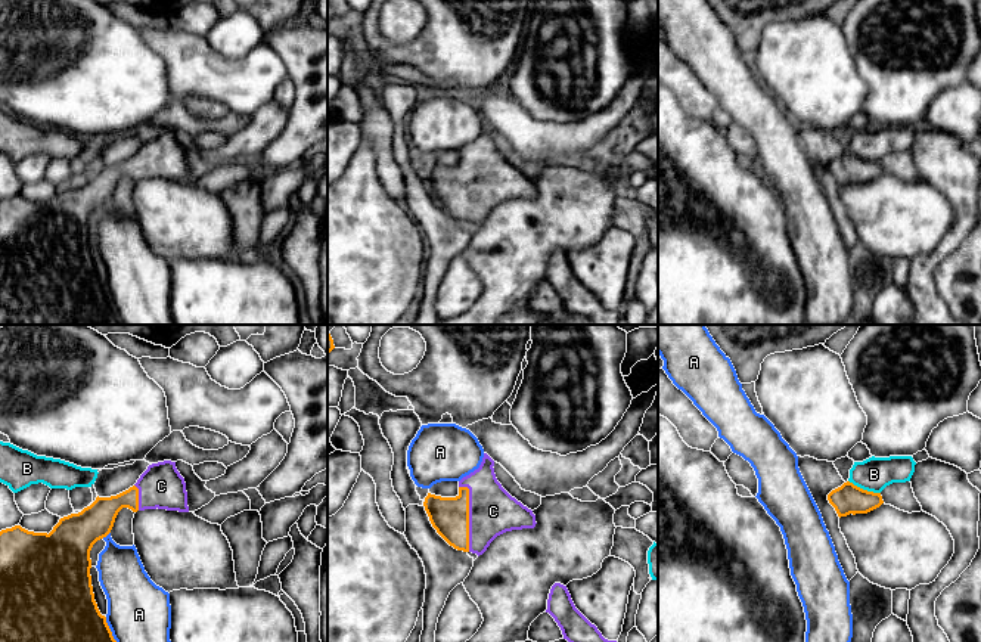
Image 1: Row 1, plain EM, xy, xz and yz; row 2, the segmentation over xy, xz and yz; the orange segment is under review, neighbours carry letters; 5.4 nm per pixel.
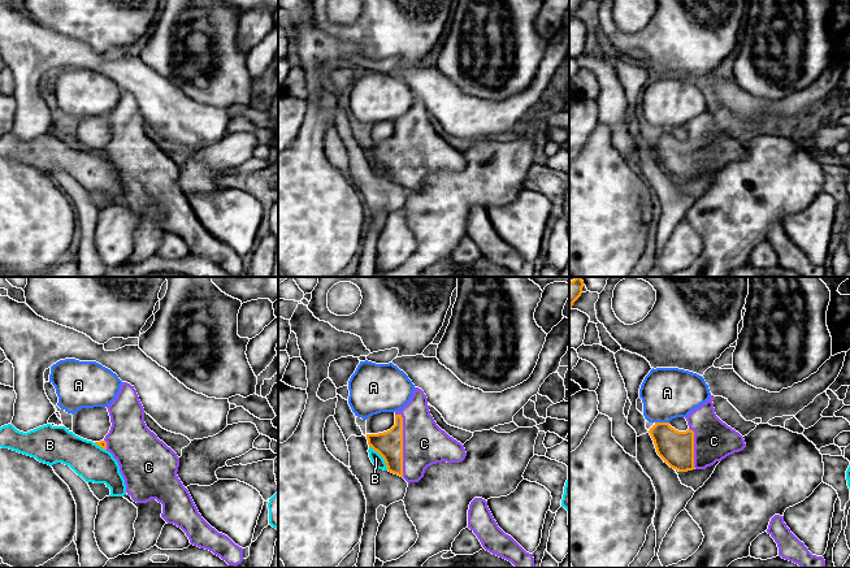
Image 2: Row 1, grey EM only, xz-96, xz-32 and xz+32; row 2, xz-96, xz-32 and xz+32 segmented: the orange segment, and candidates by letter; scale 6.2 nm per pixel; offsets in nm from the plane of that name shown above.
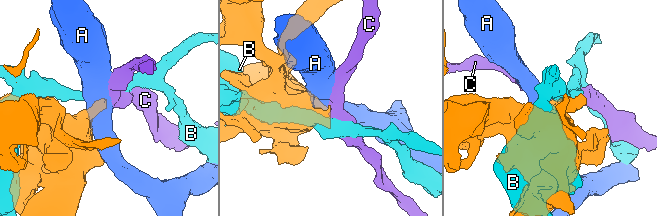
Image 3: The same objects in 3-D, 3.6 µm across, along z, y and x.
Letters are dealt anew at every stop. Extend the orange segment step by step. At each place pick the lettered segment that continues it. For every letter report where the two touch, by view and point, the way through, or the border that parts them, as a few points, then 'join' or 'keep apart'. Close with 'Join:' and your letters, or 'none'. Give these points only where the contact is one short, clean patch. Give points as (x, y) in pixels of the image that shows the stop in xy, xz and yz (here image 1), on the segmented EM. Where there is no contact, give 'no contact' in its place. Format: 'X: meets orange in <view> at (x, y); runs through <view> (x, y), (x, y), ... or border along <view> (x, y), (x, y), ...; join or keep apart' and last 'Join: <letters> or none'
A: meets orange in xy at (109, 629); keep apart
B: meets orange in yz at (865, 490); keep apart
C: meets orange in xz at (468, 515); join
Join: C

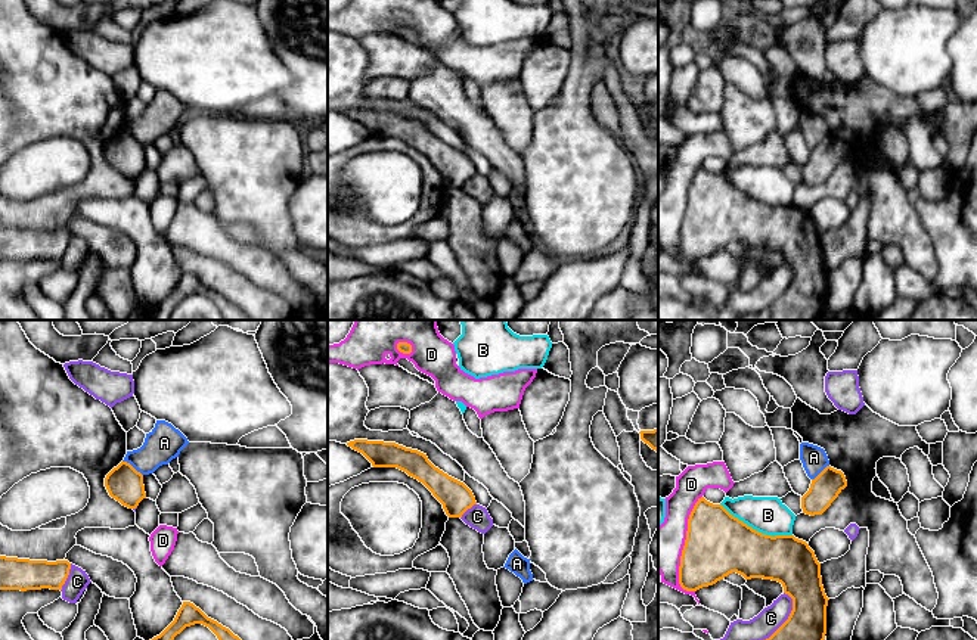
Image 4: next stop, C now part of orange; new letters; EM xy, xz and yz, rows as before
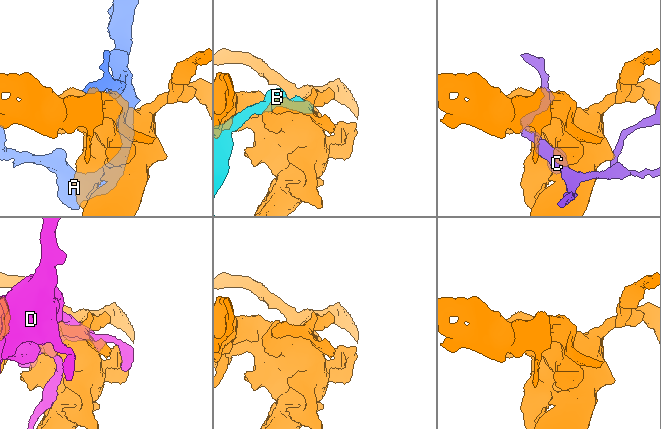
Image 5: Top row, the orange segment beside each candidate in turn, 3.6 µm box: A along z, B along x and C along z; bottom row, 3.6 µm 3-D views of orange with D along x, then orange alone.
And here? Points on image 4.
A: meets orange in xy at (132, 466); border along xy (123, 460), (129, 462), (142, 475); keep apart
B: meets orange in yz at (754, 530); keep apart
C: meets orange in yz at (788, 617); keep apart
D: meets orange in yz at (685, 544); keep apart
Join: none

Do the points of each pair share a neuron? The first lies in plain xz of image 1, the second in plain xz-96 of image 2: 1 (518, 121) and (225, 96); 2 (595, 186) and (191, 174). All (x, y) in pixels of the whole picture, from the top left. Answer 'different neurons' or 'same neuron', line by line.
1: different neurons
2: same neuron

